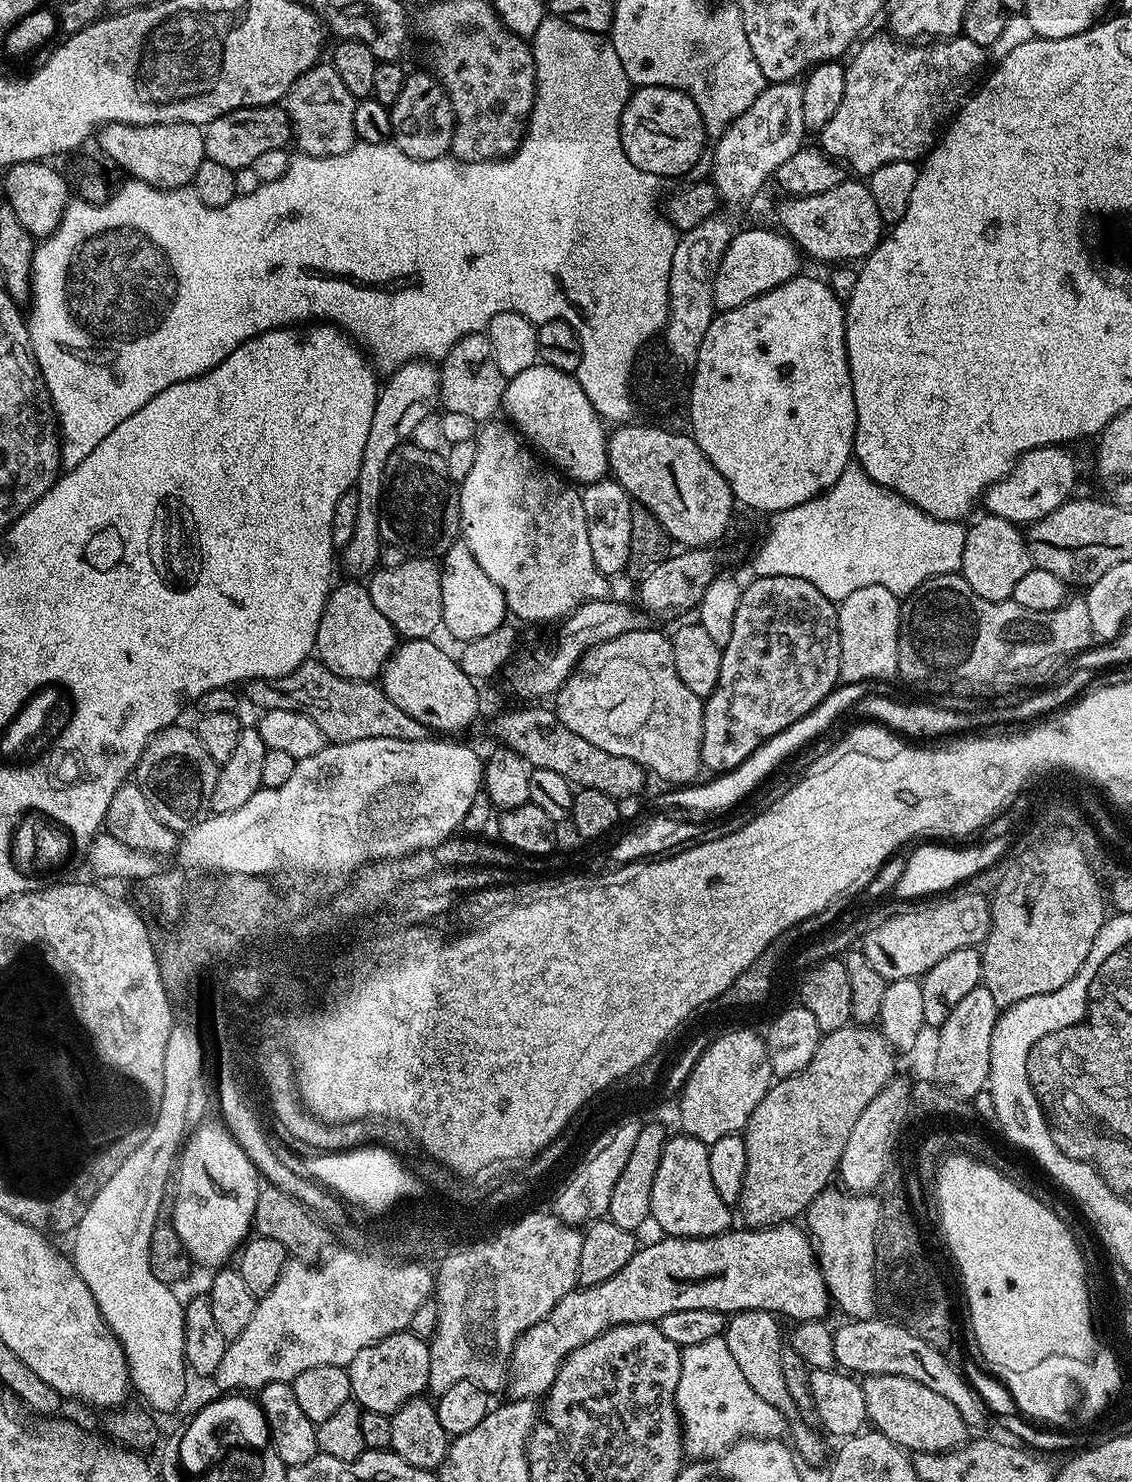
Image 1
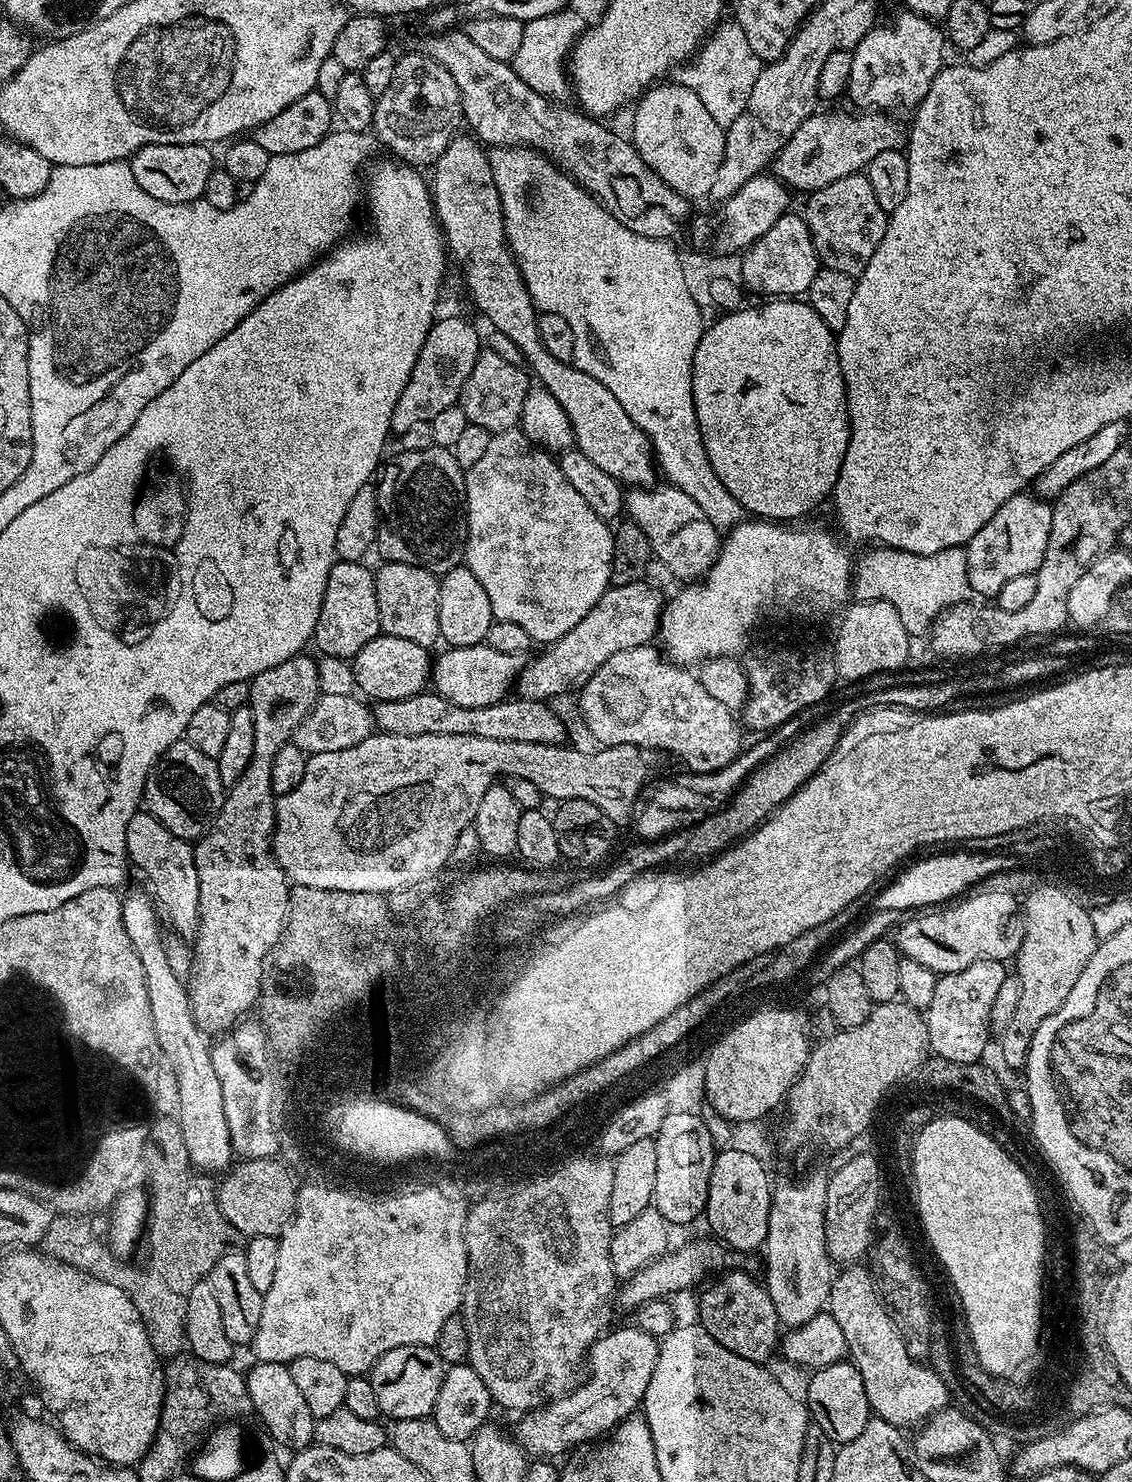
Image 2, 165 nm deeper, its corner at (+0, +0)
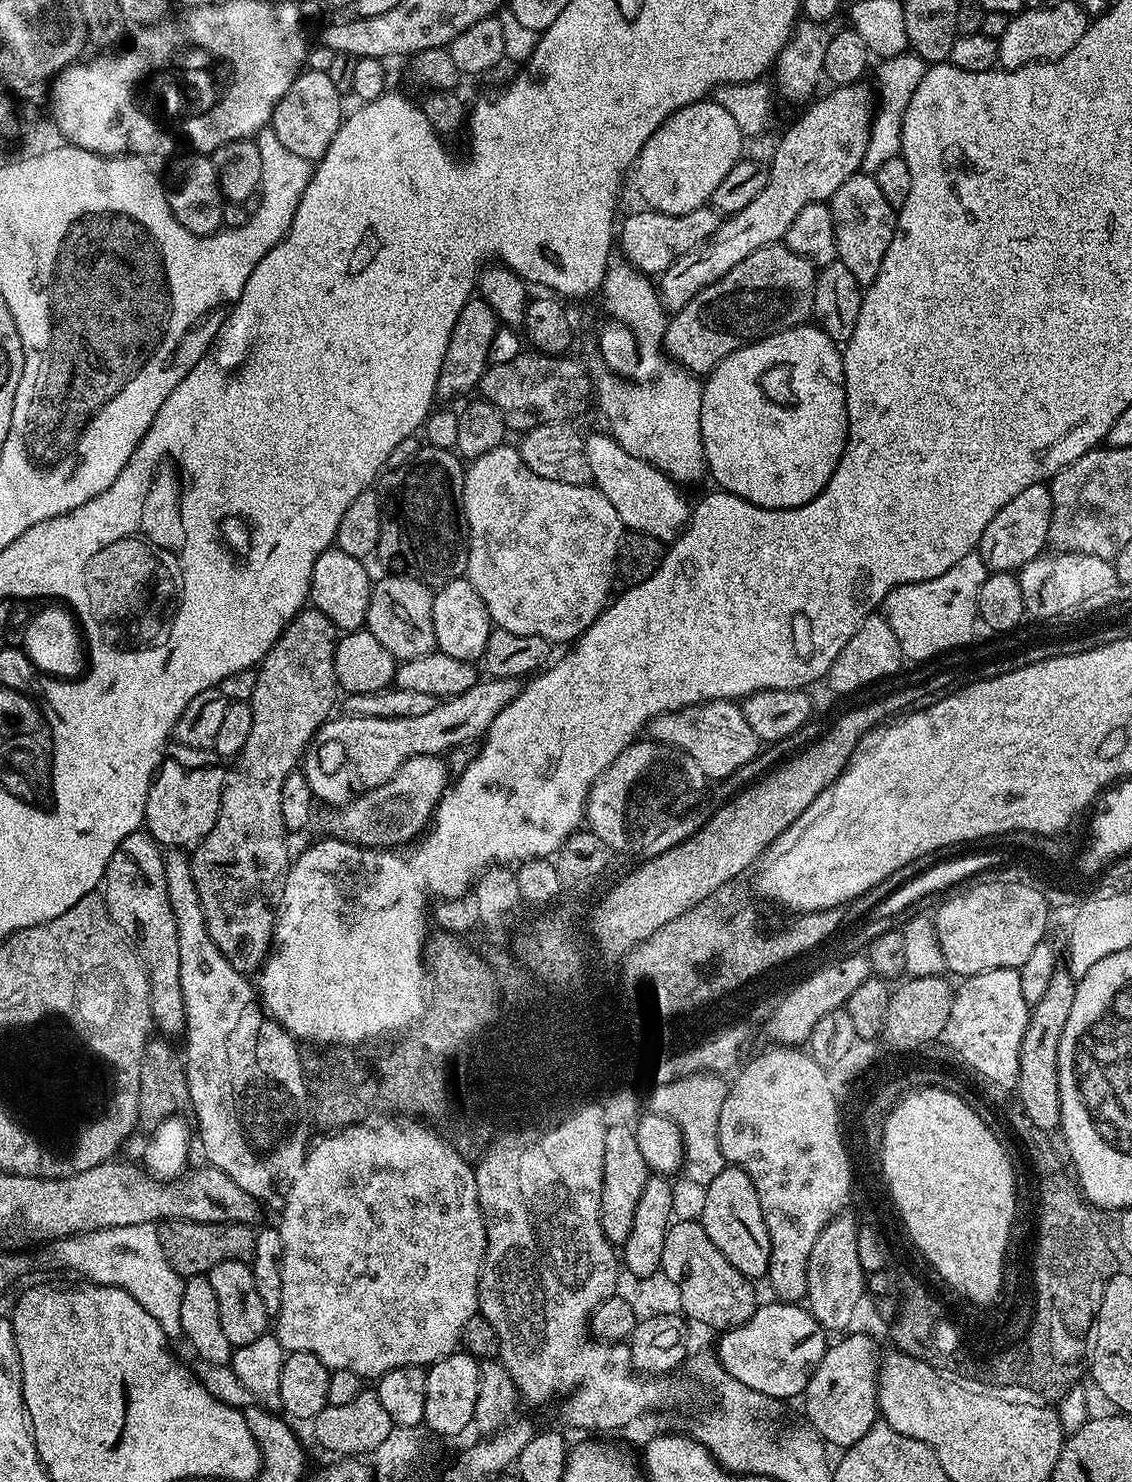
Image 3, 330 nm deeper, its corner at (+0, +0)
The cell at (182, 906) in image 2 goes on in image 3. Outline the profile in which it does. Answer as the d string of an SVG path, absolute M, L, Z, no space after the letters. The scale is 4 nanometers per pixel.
M184 850L165 851L164 865L166 894L178 926L178 978L182 982L184 1032L188 1036L188 1045L182 1048L182 1059L192 1103L190 1112L196 1115L200 1144L208 1159L205 1161L232 1178L265 1209L283 1209L290 1186L294 1186L294 1178L298 1178L298 1173L302 1171L302 1162L313 1139L314 1111L305 1061L304 1064L300 1061L294 1037L266 1015L253 981L251 984L248 981L251 979L239 972L224 957L222 950L214 946L214 938L210 938L210 930L206 930L202 902L198 902L198 886L194 886L189 853Z

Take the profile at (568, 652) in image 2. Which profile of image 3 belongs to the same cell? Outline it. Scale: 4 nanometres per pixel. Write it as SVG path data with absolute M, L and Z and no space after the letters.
M481 679L470 690L441 699L432 710L417 717L366 717L337 715L316 731L304 754L302 770L317 801L343 806L357 794L369 792L394 778L397 770L415 756L440 756L460 743L479 741L494 718L520 693L519 679Z

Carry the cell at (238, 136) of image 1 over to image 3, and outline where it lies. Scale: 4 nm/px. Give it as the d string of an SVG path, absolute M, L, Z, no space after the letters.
M301 71L296 81L290 86L287 96L283 96L272 115L270 125L278 142L290 150L290 154L298 154L305 162L318 162L330 150L330 142L334 142L334 134L338 134L340 125L346 119L346 111L340 105L342 93L330 82L327 71Z

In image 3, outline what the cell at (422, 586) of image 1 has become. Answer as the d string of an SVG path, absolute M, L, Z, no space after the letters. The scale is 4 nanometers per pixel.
M384 574L384 577L377 579L372 586L366 621L367 631L372 632L374 638L378 638L378 642L382 642L382 646L386 646L386 650L390 650L390 654L400 662L422 658L437 651L434 638L433 595L433 589L415 576Z

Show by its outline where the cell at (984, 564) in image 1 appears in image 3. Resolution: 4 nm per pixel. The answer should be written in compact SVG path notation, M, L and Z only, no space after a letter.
M1047 483L1026 486L1018 498L1010 498L994 518L990 518L990 526L982 534L978 551L988 567L989 573L1015 573L1023 568L1035 556L1041 555L1048 544L1048 531L1052 517L1052 490Z

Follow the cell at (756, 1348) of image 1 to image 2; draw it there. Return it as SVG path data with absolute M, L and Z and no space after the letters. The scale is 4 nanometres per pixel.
M725 1271L715 1277L716 1284L709 1283L703 1289L698 1322L715 1340L722 1342L726 1350L755 1364L764 1364L771 1358L772 1351L777 1351L782 1325L778 1314L774 1314L774 1302L770 1302L767 1288L757 1277L755 1280L750 1273L740 1271Z

